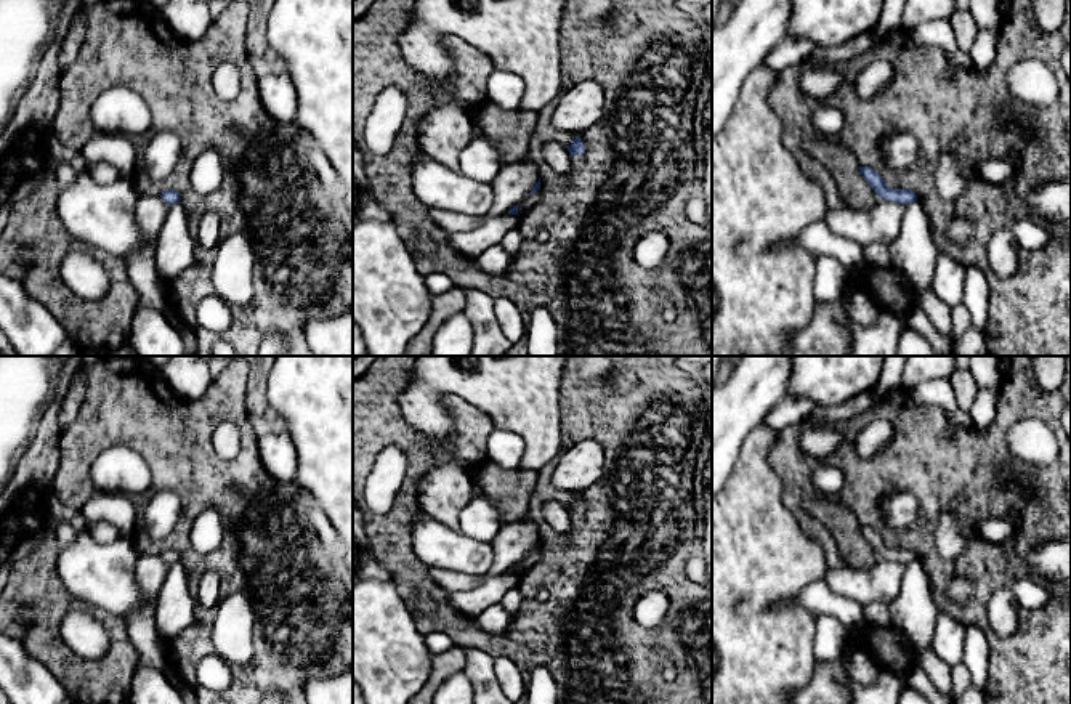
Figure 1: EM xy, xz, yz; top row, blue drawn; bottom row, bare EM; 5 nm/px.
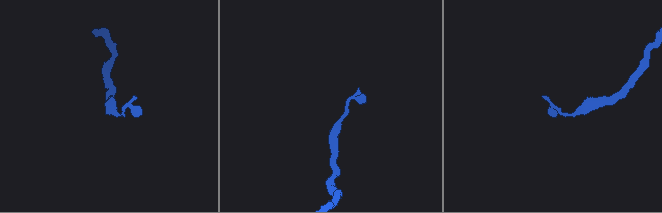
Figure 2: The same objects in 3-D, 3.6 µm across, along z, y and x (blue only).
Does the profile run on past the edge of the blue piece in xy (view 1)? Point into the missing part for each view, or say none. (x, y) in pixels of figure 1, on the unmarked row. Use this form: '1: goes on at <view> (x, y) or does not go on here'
1: does not go on here

